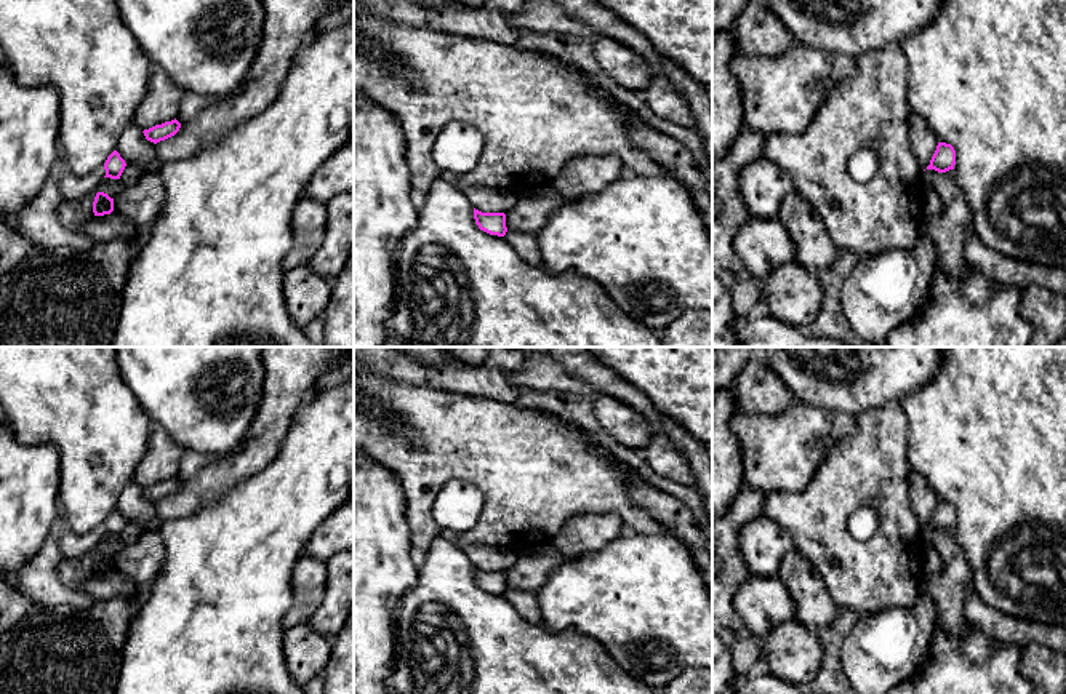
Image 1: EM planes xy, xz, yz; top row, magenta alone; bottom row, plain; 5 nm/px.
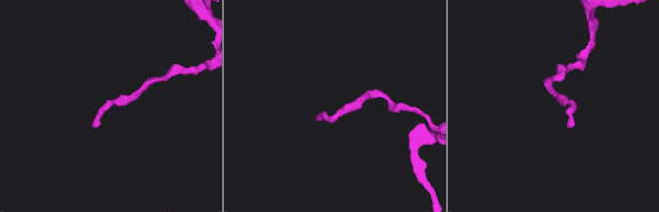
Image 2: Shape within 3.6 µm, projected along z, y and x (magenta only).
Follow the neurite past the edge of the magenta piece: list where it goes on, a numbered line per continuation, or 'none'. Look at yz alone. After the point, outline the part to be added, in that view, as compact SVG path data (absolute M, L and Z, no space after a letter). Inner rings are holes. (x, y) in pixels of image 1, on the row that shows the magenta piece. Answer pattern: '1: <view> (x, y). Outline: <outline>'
none

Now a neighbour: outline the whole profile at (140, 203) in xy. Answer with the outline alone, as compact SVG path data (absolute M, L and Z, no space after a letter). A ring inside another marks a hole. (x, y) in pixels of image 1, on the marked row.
M146 174L114 198L114 211L147 230L165 201L165 185L158 174Z

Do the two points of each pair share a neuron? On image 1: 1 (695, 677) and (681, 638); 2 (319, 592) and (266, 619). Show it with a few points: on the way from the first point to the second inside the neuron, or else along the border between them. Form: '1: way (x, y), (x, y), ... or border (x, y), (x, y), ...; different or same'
1: border (695, 666), (685, 667), (674, 677); different
2: border (293, 570), (293, 602), (284, 618), (285, 629); different

